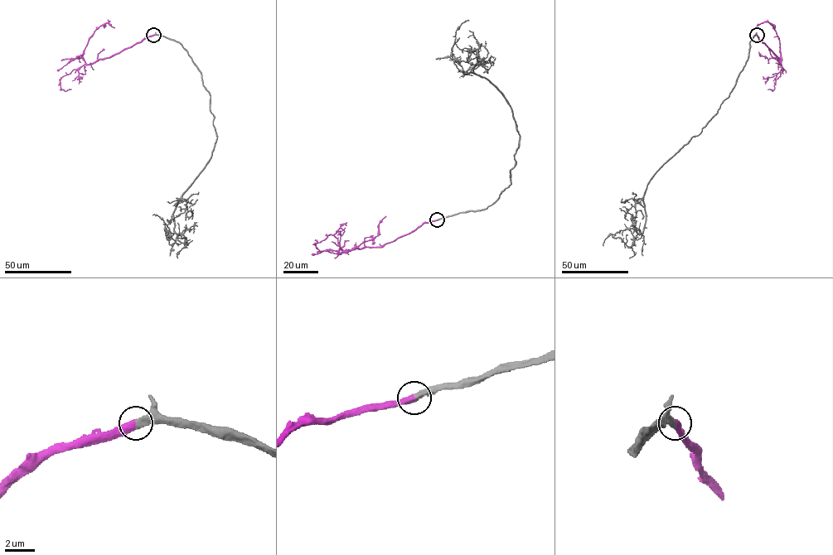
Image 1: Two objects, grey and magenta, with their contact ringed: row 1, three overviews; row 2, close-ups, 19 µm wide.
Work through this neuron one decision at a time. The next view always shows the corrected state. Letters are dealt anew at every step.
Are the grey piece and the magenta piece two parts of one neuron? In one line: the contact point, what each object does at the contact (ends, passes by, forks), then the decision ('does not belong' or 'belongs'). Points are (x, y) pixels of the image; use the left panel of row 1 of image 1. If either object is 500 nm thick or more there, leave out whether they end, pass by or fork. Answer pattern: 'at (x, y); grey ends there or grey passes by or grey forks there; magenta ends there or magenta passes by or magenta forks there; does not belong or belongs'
at (153, 35); belongs

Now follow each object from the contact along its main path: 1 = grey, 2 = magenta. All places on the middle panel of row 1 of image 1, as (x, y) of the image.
1: (438, 219), (490, 205), (510, 184), (518, 145), (506, 98), (452, 60), (468, 20)
2: (438, 219), (424, 222), (380, 247), (345, 251), (374, 238), (378, 234), (378, 224), (385, 216)

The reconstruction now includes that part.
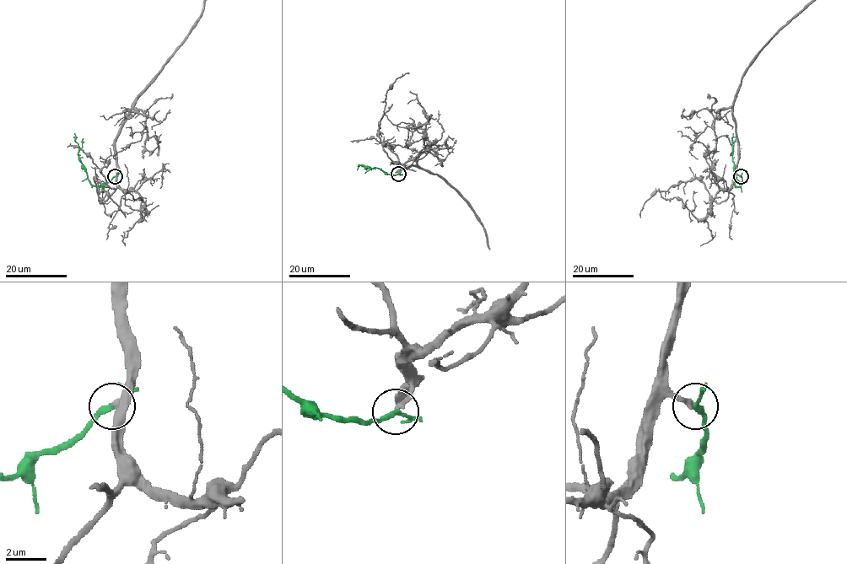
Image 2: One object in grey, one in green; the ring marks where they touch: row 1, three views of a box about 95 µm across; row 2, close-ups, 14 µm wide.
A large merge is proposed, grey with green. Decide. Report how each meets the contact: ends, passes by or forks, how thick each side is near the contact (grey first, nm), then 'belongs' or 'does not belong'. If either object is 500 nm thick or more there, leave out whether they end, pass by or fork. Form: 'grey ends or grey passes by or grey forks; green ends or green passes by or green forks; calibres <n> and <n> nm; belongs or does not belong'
grey ends; green passes by; calibres 240 and 220 nm; belongs

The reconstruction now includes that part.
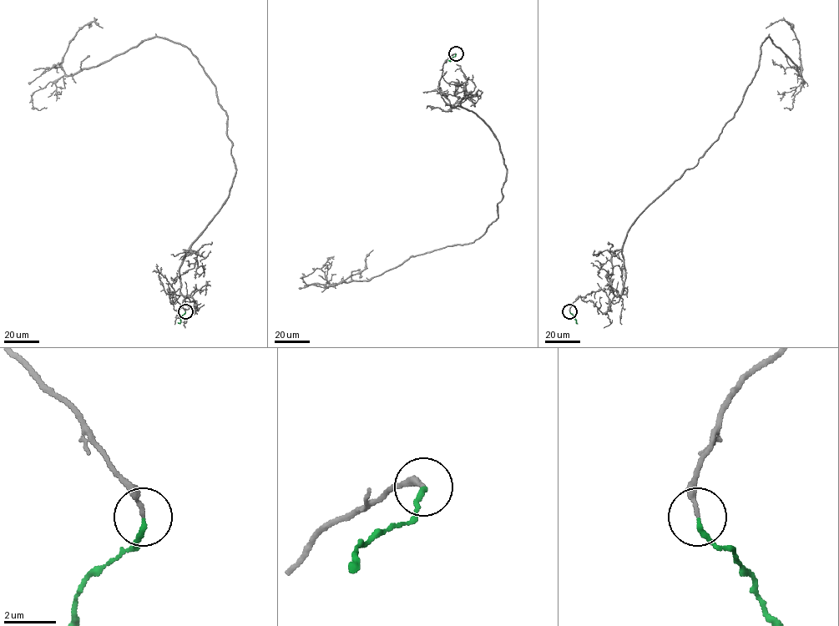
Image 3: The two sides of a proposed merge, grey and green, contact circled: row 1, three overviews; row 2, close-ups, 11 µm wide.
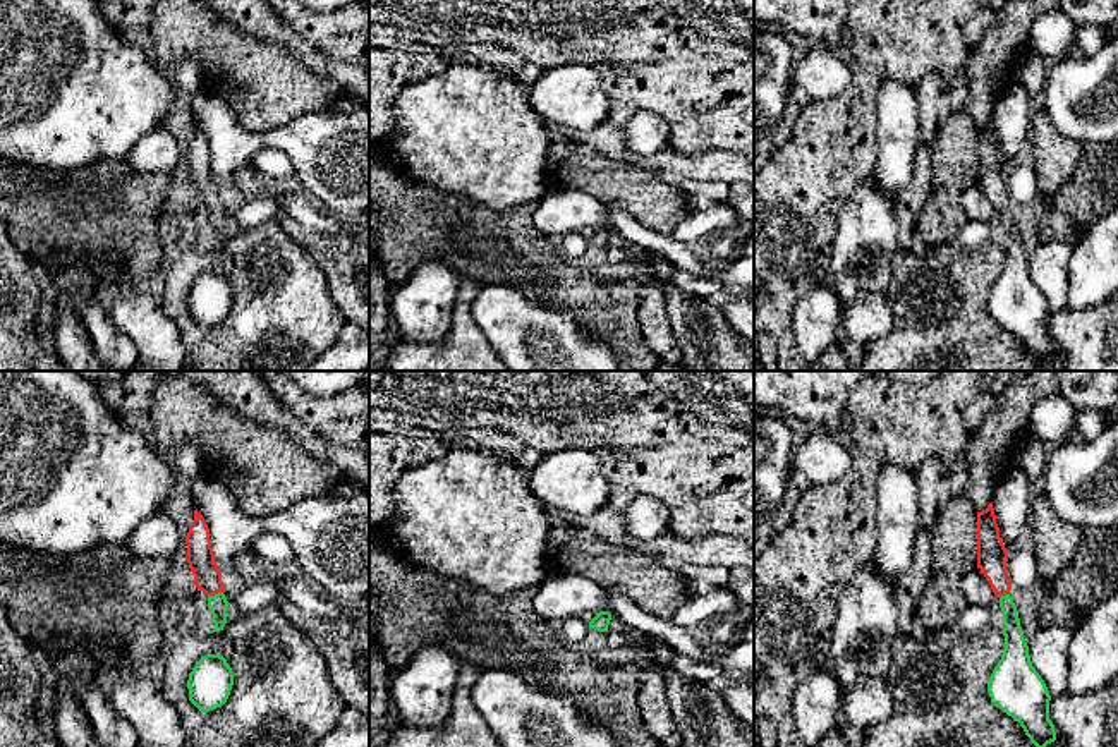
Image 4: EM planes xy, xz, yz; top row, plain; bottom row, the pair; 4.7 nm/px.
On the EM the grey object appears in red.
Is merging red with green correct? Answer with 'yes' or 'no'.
yes

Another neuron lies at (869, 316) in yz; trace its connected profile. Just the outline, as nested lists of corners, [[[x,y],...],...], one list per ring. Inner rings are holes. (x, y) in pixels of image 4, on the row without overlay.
[[[884,290],[862,292],[848,307],[840,309],[842,335],[859,345],[886,337],[895,326]]]

